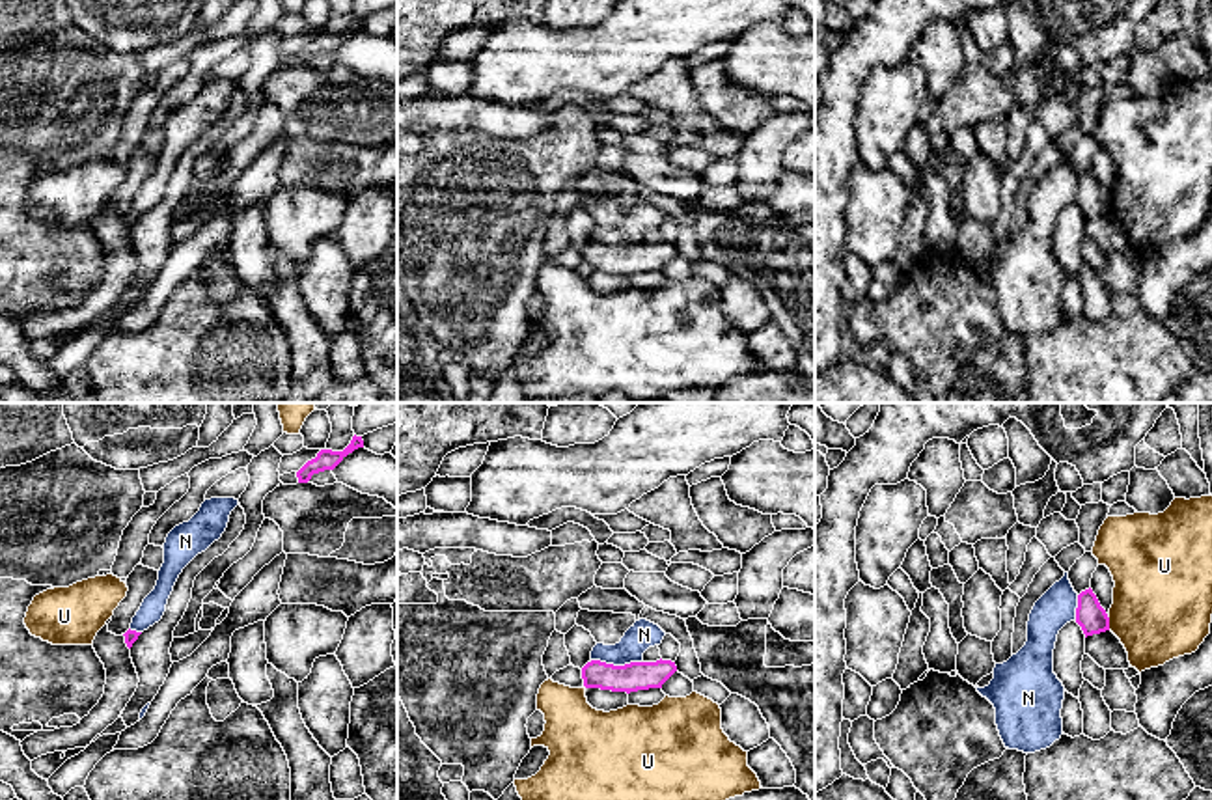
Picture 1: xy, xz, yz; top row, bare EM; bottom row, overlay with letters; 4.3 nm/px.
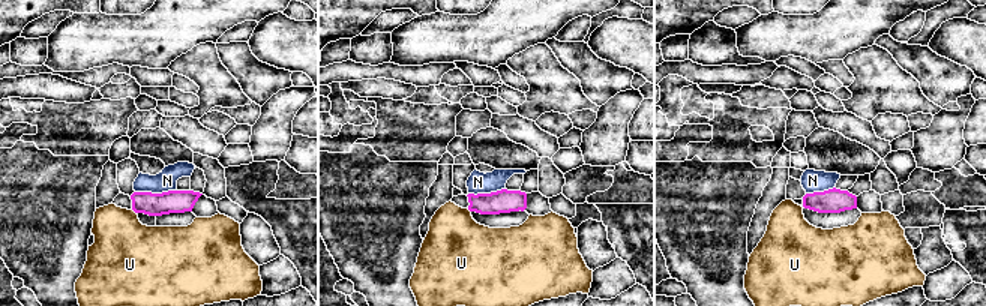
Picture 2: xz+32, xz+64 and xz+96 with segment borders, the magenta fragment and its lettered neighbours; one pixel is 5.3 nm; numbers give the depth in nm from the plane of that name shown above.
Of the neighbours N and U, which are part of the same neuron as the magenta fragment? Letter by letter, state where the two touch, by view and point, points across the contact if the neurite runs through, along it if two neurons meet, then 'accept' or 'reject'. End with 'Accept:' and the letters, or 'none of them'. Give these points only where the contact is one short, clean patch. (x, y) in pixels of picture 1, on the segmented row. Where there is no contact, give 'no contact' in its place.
N: meets magenta in xz at (618, 666); reject
U: meets magenta in yz at (1108, 623); reject
Accept: none of them

